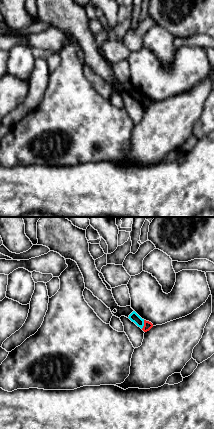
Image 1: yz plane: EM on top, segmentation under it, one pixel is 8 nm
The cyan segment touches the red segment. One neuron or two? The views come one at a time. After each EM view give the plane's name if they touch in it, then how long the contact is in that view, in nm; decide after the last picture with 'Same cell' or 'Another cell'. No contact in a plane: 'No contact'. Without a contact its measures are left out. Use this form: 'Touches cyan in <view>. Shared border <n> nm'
Touches cyan in yz. Shared border 80 nm

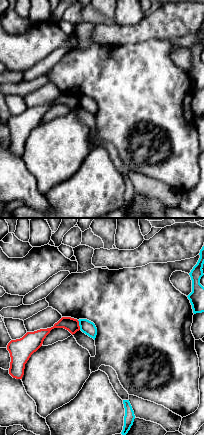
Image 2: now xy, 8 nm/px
Touches cyan in xy. Shared border 80 nm

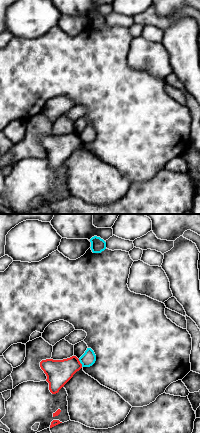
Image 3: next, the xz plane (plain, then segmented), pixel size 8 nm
Touches cyan in xz. Shared border 70 nm

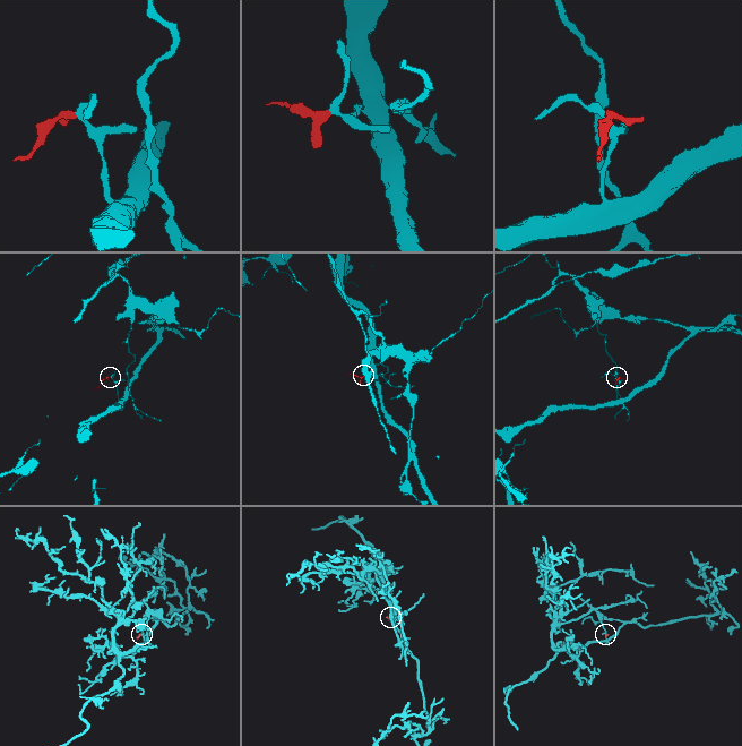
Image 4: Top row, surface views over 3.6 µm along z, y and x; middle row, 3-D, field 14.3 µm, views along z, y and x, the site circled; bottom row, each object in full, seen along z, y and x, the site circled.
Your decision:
Another cell

